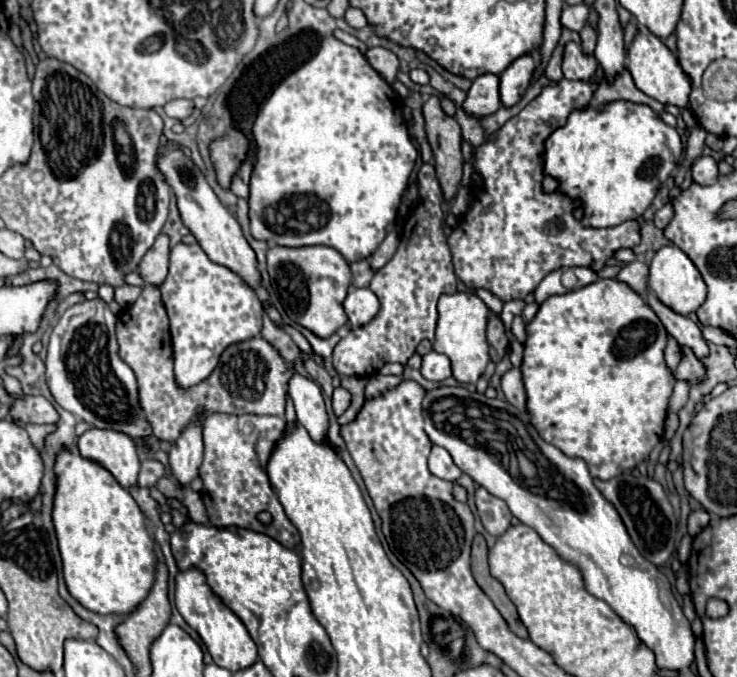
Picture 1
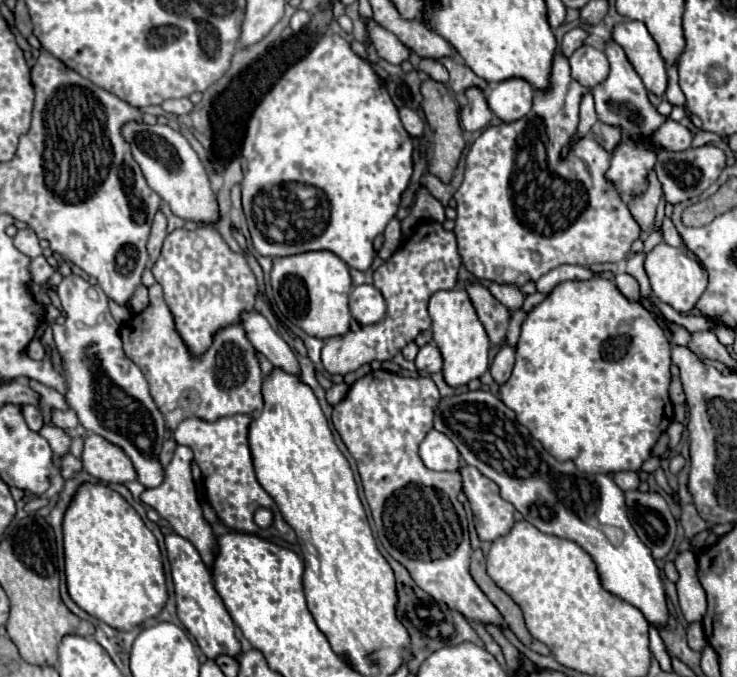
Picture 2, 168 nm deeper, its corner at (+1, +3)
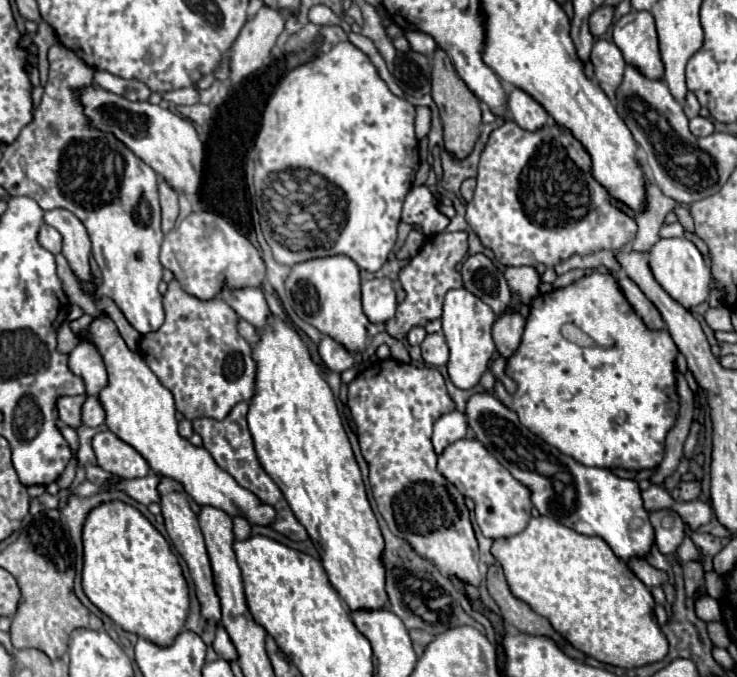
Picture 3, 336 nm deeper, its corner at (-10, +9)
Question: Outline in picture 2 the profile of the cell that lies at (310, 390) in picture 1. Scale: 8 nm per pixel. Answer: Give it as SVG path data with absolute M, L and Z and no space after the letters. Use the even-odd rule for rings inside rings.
M246 312L242 314L242 326L246 330L248 340L254 344L254 348L264 354L272 364L280 364L284 372L296 372L300 376L300 364L290 350L290 346L272 330L268 320L258 312Z

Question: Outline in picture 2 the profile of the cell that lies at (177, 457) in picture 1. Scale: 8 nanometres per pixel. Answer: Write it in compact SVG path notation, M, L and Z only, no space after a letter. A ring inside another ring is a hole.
M178 444L176 450L174 450L174 456L172 456L172 462L168 464L166 468L166 474L164 474L164 482L158 486L158 488L150 488L142 494L142 502L144 504L150 504L164 520L170 522L170 526L180 534L184 536L188 542L192 542L196 546L196 550L200 552L202 560L212 566L212 560L214 560L214 550L216 550L216 538L208 526L208 522L204 520L202 516L202 510L200 510L200 498L198 498L198 492L196 492L196 486L194 486L194 480L192 480L192 462L194 462L194 452L192 448L188 446L182 446Z

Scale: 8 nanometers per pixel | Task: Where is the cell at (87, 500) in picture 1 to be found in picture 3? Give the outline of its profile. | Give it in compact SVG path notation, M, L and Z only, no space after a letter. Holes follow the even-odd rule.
M107 502L93 508L83 528L83 590L87 598L125 632L137 634L157 646L171 646L183 630L189 612L189 588L179 566L177 556L171 552L167 540L153 528L153 524L133 506L123 502Z

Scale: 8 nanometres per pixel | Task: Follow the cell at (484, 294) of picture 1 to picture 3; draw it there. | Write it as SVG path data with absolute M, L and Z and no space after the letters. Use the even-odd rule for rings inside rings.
M519 266L519 268L507 268L505 278L513 292L517 292L523 300L523 304L529 304L539 294L539 274L533 266Z

